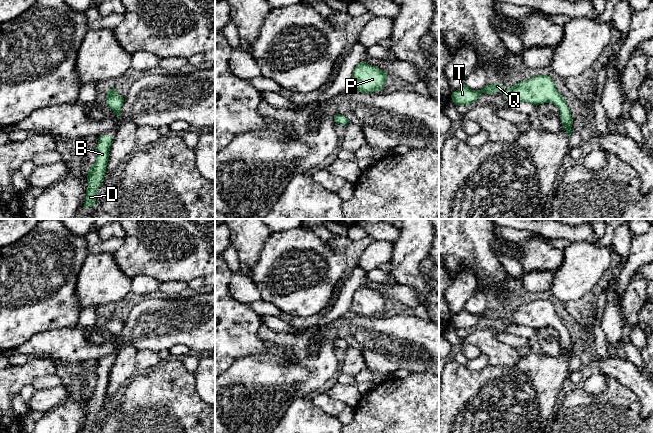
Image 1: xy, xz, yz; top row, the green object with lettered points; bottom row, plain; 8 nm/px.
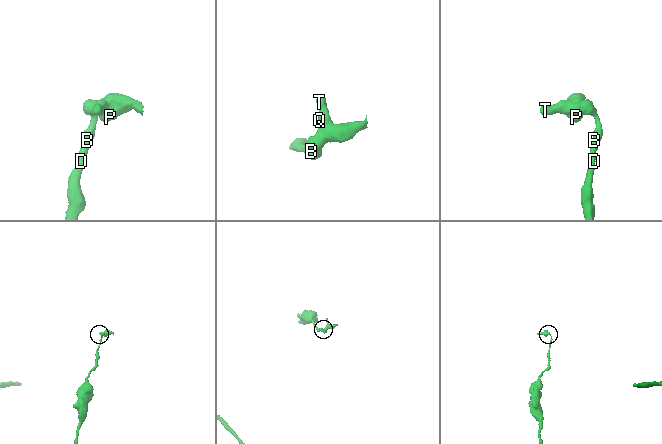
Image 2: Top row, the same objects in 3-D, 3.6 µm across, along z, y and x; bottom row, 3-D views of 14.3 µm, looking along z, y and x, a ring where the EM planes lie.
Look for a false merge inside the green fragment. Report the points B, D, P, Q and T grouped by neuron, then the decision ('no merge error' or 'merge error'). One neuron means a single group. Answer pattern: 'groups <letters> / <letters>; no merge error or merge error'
groups B D P Q T; no merge error

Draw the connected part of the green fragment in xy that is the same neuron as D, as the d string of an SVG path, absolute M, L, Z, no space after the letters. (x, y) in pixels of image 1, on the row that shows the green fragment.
M112 135L98 138L96 162L90 167L87 175L88 187L86 189L86 200L84 202L85 209L93 207L96 203L97 190L104 181L111 144Z

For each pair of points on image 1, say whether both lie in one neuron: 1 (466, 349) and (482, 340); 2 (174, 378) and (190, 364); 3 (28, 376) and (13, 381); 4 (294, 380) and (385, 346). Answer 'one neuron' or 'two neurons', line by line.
1: two neurons
2: two neurons
3: one neuron
4: one neuron

